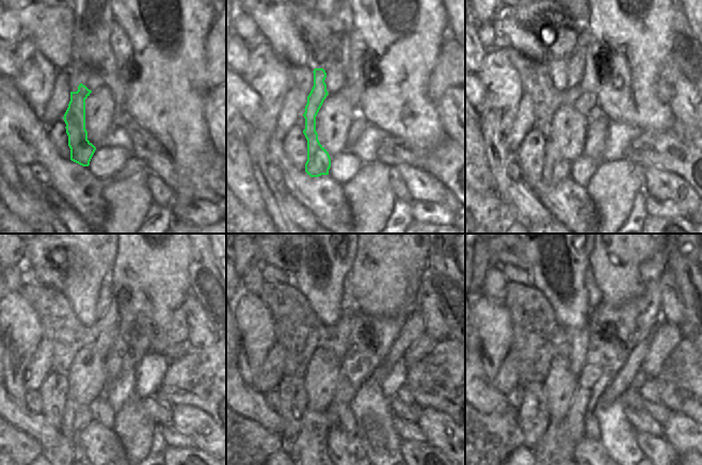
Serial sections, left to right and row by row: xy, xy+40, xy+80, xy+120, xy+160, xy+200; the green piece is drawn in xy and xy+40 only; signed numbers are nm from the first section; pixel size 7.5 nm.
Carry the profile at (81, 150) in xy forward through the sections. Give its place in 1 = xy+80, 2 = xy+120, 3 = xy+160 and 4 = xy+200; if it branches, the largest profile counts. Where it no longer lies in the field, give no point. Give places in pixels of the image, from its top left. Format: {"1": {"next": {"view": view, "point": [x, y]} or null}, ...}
{"1": {"next": {"view": "xy+80", "point": [573, 16]}}, "2": {"next": {"view": "xy+120", "point": [90, 255]}}, "3": {"next": {"view": "xy+160", "point": [325, 255]}}, "4": {"next": {"view": "xy+200", "point": [559, 255]}}}

